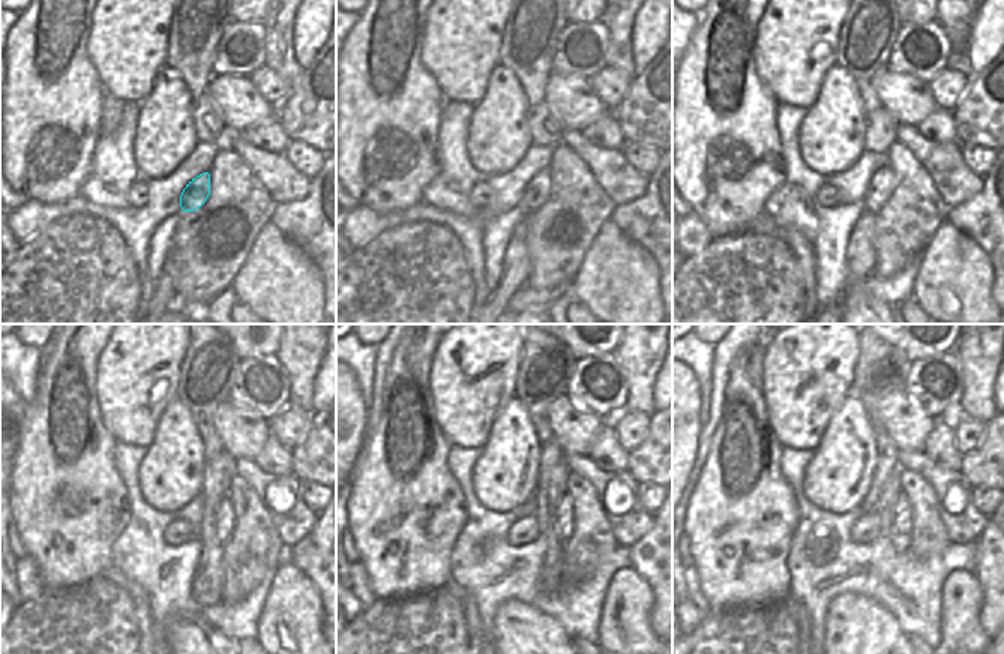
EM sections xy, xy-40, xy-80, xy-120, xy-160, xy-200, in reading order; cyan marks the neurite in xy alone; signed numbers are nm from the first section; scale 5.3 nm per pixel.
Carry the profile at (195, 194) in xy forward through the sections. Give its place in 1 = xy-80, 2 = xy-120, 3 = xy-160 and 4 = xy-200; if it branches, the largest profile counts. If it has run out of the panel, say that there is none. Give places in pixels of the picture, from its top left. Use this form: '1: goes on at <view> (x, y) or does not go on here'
1: goes on at xy-80 (881, 185)
2: goes on at xy-120 (225, 515)
3: goes on at xy-160 (565, 512)
4: goes on at xy-200 (902, 522)

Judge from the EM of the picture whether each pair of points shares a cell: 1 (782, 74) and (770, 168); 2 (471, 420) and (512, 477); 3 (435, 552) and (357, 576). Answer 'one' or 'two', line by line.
1: two
2: two
3: two

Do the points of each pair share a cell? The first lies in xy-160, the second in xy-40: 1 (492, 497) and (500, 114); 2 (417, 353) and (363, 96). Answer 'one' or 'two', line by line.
1: one
2: one

